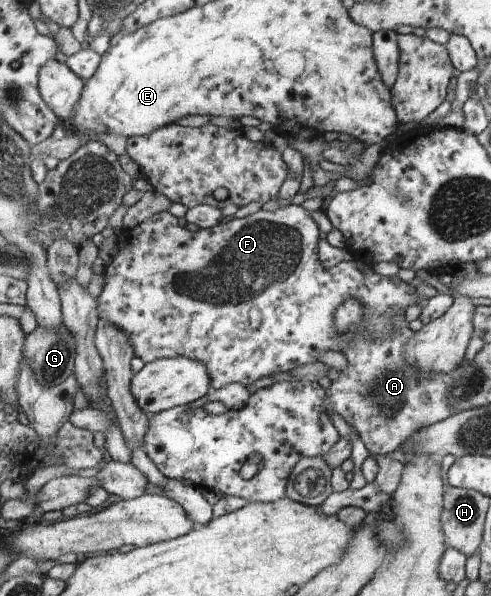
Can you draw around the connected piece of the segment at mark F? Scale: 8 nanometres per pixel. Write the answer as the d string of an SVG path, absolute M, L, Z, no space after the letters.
M289 205L281 207L274 212L258 211L242 219L234 219L228 223L221 223L213 228L199 229L191 231L189 227L181 227L179 219L168 211L154 214L149 219L143 221L125 233L121 241L125 242L125 247L121 247L117 258L105 268L106 287L103 293L97 298L98 311L100 318L117 325L130 339L136 356L141 357L145 364L164 358L185 357L205 363L212 377L212 388L219 390L233 383L241 383L243 386L256 383L259 379L264 379L275 373L290 372L298 365L316 361L317 355L321 351L328 349L334 351L343 351L352 340L354 334L339 334L334 325L334 314L336 310L346 301L347 298L356 298L362 302L366 308L366 317L364 320L368 325L367 331L376 338L382 338L387 334L398 332L398 328L392 323L392 317L397 310L405 310L411 303L425 305L427 299L419 299L415 295L415 288L409 287L407 283L400 281L393 283L391 279L377 275L369 270L366 275L359 273L355 269L355 277L349 277L347 287L343 283L335 283L335 277L331 271L326 271L319 261L319 227L317 223L309 217L309 213L303 207Z

